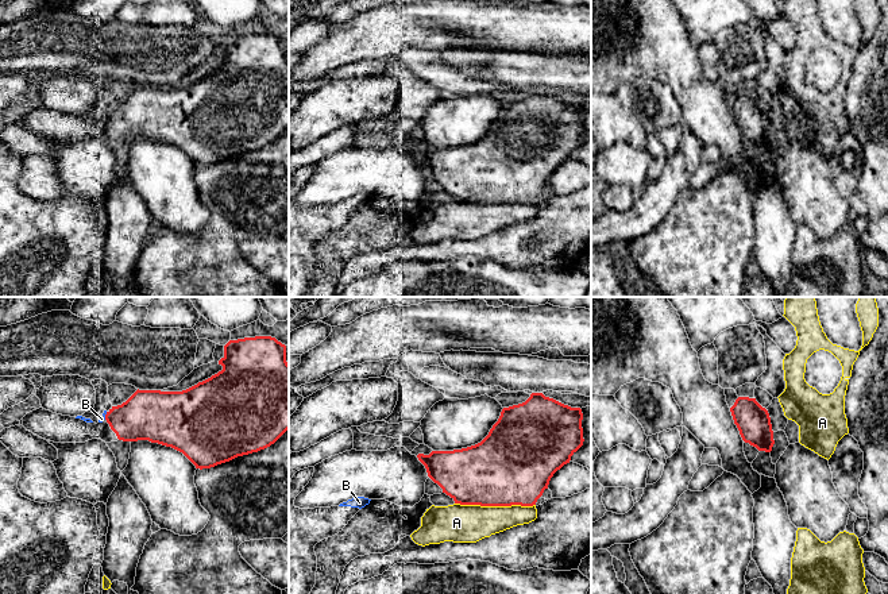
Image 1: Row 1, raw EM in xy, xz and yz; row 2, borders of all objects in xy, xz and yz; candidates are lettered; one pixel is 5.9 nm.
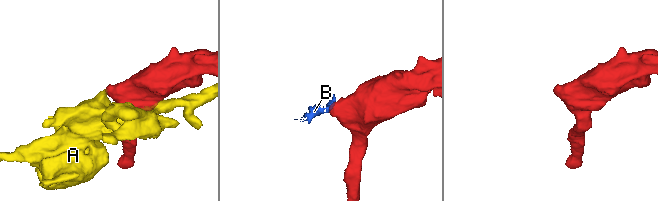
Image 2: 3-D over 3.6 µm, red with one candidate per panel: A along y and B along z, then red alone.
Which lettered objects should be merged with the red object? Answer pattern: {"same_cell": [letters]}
{"same_cell": []}

